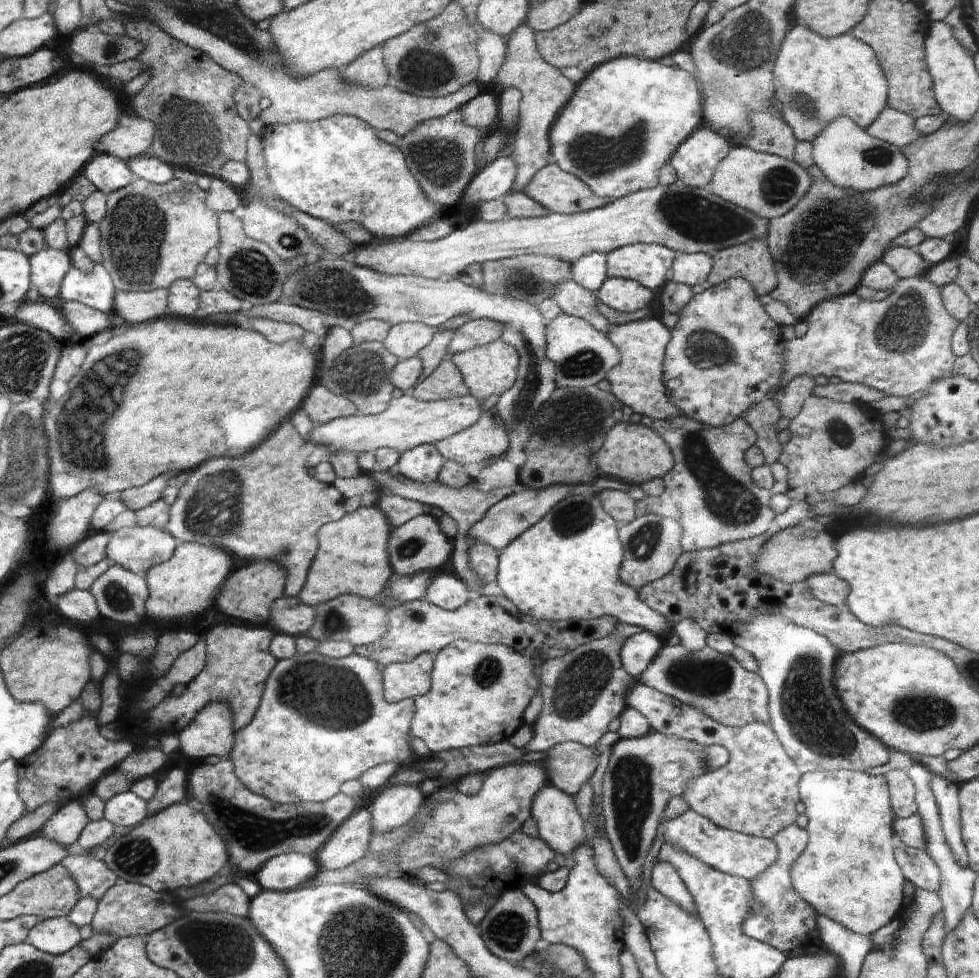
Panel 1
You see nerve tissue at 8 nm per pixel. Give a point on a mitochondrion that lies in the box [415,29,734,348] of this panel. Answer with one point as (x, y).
(592, 154)

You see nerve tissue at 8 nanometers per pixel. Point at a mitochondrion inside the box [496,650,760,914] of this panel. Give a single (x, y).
(633, 778)

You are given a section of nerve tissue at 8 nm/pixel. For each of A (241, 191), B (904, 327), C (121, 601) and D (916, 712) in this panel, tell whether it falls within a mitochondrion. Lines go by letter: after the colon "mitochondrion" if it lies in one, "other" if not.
A: other
B: mitochondrion
C: mitochondrion
D: mitochondrion

